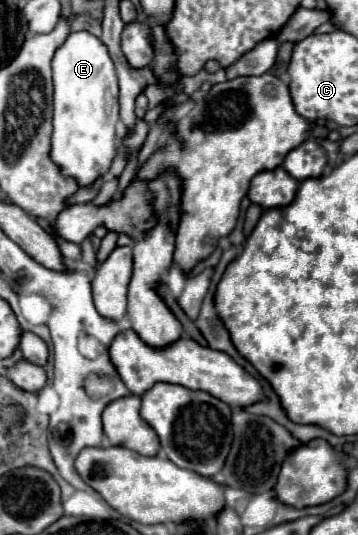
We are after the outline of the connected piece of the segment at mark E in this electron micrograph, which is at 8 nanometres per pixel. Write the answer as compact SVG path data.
M85 30L71 32L65 38L55 50L51 66L55 86L51 160L63 174L75 178L79 186L87 186L111 168L117 150L115 126L119 122L119 90L115 66L107 46Z

